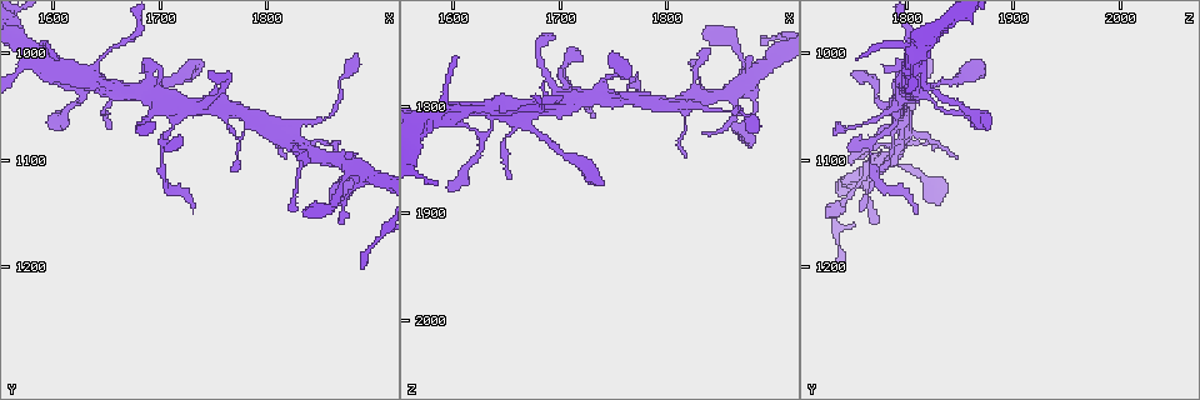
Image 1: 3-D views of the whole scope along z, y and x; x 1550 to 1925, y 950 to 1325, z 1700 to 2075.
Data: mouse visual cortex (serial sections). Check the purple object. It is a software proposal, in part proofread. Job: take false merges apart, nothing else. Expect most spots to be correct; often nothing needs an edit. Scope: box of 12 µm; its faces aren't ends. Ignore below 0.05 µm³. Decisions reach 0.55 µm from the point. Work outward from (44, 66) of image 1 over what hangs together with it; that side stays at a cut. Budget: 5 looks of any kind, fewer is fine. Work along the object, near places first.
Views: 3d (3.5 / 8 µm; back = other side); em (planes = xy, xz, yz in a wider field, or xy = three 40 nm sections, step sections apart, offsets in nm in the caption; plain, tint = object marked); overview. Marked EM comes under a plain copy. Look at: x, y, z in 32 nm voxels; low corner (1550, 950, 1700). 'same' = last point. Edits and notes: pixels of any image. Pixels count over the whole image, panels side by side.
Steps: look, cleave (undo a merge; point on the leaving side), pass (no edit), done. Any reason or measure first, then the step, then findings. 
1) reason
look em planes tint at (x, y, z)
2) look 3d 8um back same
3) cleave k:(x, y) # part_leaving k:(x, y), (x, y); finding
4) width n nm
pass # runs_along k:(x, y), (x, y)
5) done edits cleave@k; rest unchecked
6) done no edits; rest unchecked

looks like a crossing
look 3d 8um at (1638, 1026, 1812)

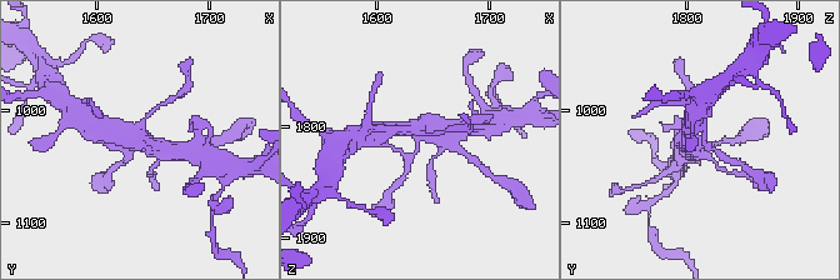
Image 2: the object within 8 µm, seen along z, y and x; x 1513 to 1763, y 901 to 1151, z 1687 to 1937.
zoom in
look 3d 3.5um back at (1638, 1028, 1808)

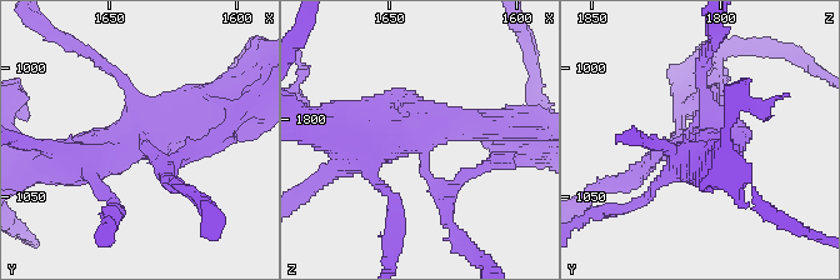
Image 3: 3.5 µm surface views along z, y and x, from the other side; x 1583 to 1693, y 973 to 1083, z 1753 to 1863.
arms 4; arm_widths 150, 150, 400, 500 nm; need the tissue
look em xy step 3 tint at (1637, 1028, 1810)

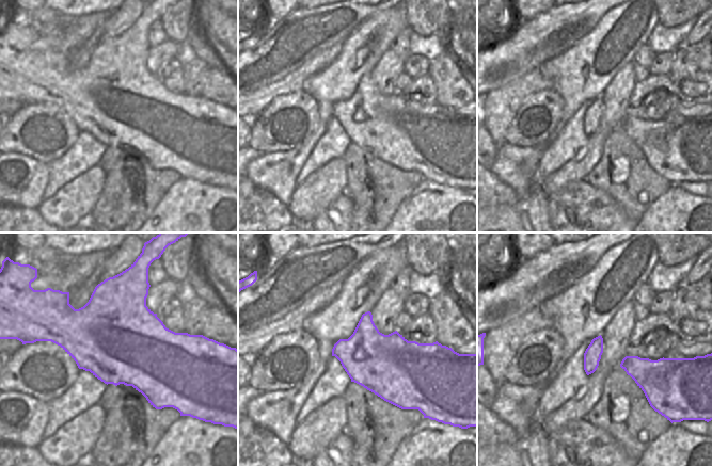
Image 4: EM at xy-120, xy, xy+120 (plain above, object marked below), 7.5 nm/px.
pass # runs_along 3:(213, 119), (60, 160); all the same cell

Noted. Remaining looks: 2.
three arms meet
look 3d 3.5um at (1814, 1074, 1798)

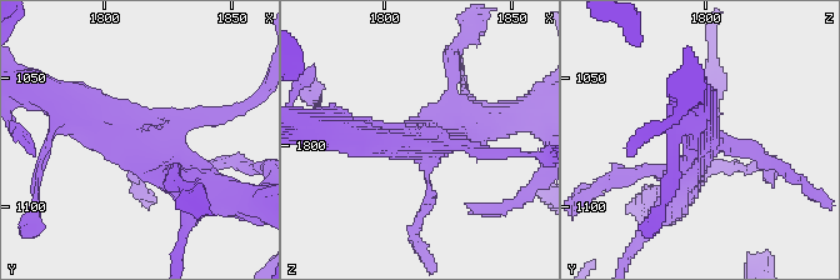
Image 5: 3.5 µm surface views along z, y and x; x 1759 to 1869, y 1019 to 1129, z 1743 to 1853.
need the tissue
look em planes tint at (1815, 1075, 1800)

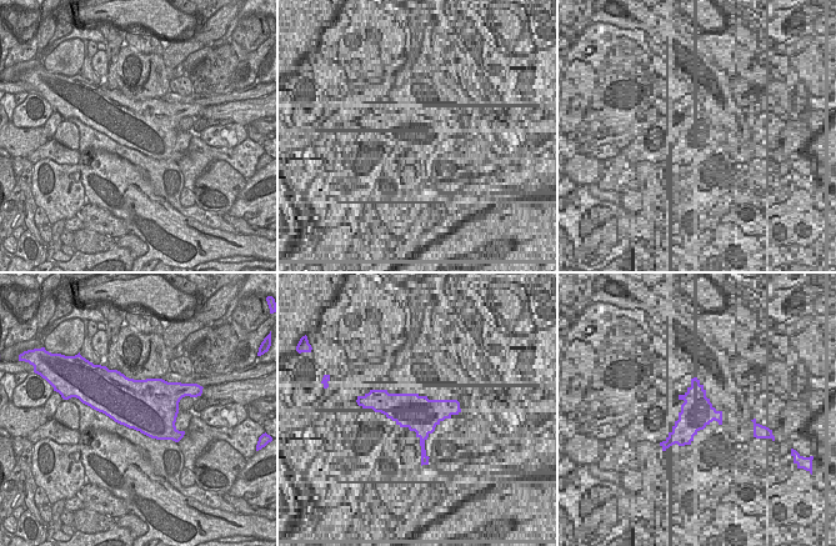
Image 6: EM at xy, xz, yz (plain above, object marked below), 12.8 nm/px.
pass # all the same cell

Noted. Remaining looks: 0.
done no edits; rest unchecked

